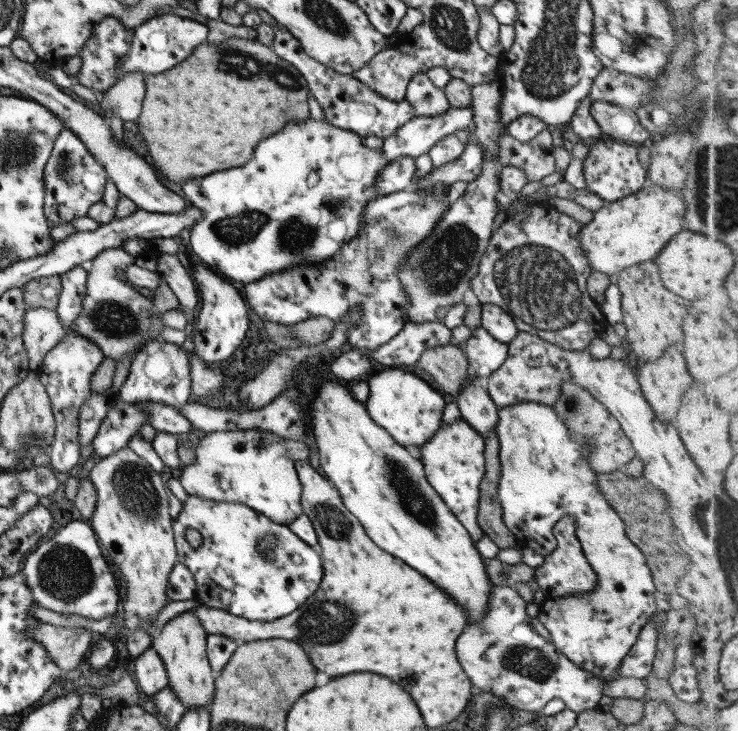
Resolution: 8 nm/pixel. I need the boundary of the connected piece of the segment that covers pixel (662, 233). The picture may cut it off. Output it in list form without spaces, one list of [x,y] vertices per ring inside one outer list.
[[[644,185],[637,192],[593,211],[591,221],[581,224],[578,231],[580,250],[588,266],[608,278],[629,266],[653,260],[667,242],[682,231],[684,214],[685,202],[679,191]]]

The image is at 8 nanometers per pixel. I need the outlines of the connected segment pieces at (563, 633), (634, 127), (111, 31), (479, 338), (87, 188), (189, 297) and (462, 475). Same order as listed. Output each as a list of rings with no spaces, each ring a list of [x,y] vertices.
[[[521,402],[511,406],[497,408],[495,430],[498,440],[499,480],[497,496],[502,513],[503,524],[522,547],[530,548],[543,556],[555,550],[553,536],[555,523],[563,516],[575,521],[574,532],[581,546],[585,560],[595,573],[595,588],[589,594],[567,594],[567,596],[547,596],[539,606],[537,620],[549,632],[551,644],[559,649],[569,661],[589,673],[607,677],[617,673],[621,659],[625,658],[629,647],[633,645],[641,627],[649,620],[651,613],[657,610],[653,592],[653,582],[649,568],[645,565],[642,552],[626,536],[624,522],[612,510],[603,494],[597,490],[595,472],[589,468],[585,453],[593,449],[591,442],[575,442],[569,436],[565,422],[555,414],[551,405],[539,402]]]
[[[592,102],[589,104],[589,114],[599,125],[601,132],[618,142],[638,145],[653,139],[639,125],[633,109],[624,109],[608,102]]]
[[[105,16],[101,18],[98,24],[95,24],[91,37],[79,50],[79,58],[81,61],[81,68],[75,74],[73,81],[95,90],[98,95],[103,91],[107,91],[109,87],[117,81],[117,65],[121,61],[121,57],[125,55],[125,51],[131,45],[132,32],[125,31],[122,28],[123,24],[113,18],[113,16]]]
[[[481,305],[468,306],[462,324],[473,334],[460,343],[461,352],[466,356],[468,367],[475,377],[489,377],[502,366],[506,357],[506,343],[495,340],[480,325]]]
[[[63,129],[55,139],[43,169],[43,216],[49,224],[67,223],[85,217],[89,207],[101,200],[106,181],[101,163],[89,153],[77,135]]]
[[[159,254],[155,273],[162,279],[173,295],[178,299],[178,310],[181,313],[192,311],[196,305],[196,286],[188,276],[175,255]]]
[[[450,400],[443,407],[439,429],[418,448],[428,484],[475,543],[484,534],[476,519],[479,483],[484,475],[484,438],[461,418],[457,404]]]

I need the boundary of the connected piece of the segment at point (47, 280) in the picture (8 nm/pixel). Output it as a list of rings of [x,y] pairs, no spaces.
[[[58,276],[38,277],[27,281],[21,288],[27,308],[47,308],[53,310],[58,302],[61,285]]]

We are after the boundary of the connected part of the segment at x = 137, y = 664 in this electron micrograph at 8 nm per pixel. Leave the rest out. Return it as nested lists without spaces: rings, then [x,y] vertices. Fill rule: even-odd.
[[[151,645],[133,660],[133,674],[145,695],[153,696],[168,684],[163,662]]]

